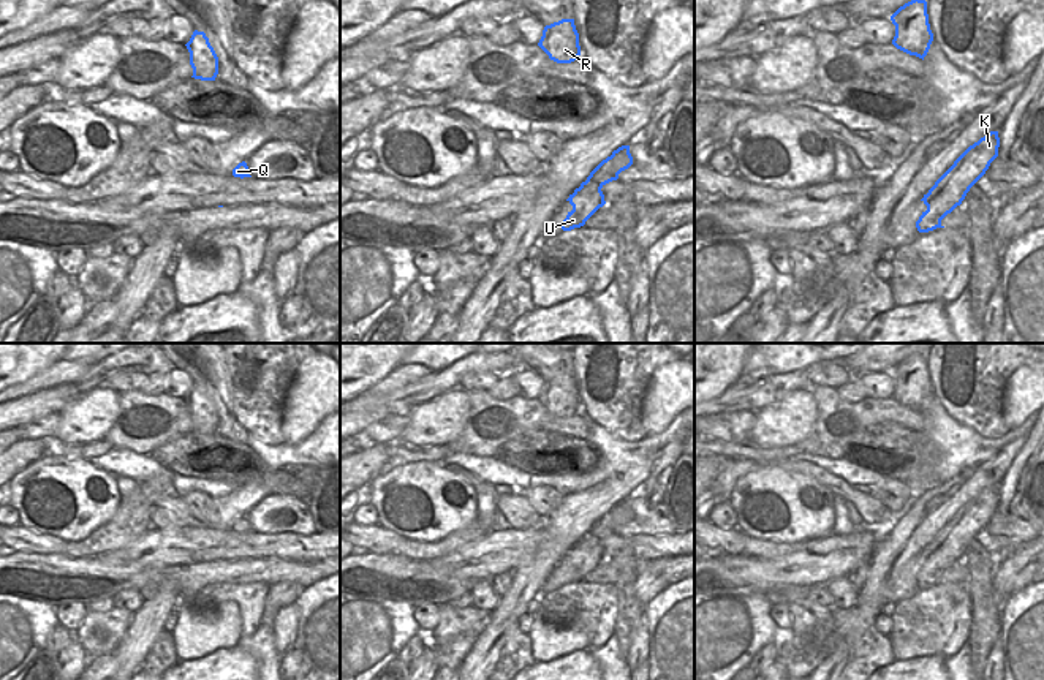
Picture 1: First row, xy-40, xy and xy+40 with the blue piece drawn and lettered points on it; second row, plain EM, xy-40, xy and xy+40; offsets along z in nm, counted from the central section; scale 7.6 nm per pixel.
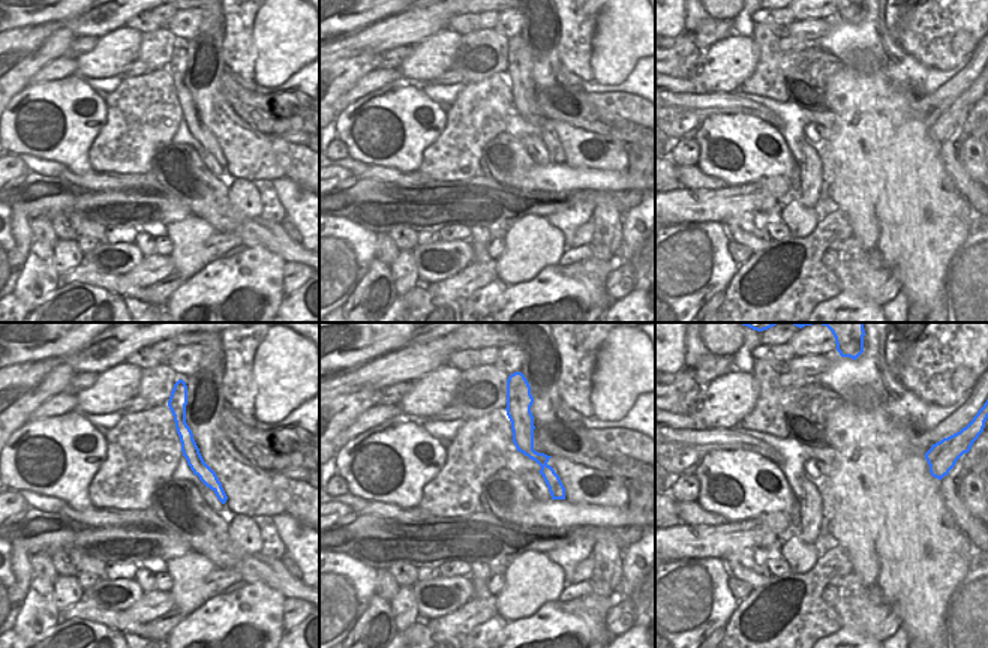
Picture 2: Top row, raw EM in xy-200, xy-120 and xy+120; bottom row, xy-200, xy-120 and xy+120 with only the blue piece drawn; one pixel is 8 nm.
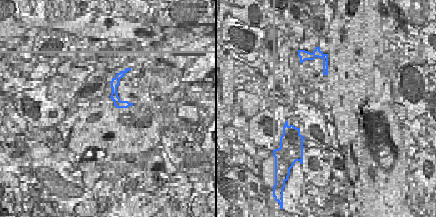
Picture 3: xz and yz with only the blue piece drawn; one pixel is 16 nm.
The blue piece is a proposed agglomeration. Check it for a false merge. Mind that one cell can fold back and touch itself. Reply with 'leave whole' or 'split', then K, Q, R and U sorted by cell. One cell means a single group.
split | K U / Q R

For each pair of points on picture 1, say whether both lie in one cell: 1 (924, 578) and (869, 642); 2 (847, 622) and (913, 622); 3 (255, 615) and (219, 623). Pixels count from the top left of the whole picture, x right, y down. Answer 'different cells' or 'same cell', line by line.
1: same cell
2: different cells
3: different cells

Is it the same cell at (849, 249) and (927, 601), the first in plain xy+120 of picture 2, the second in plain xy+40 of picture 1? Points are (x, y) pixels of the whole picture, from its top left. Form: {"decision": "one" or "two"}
{"decision": "one"}

